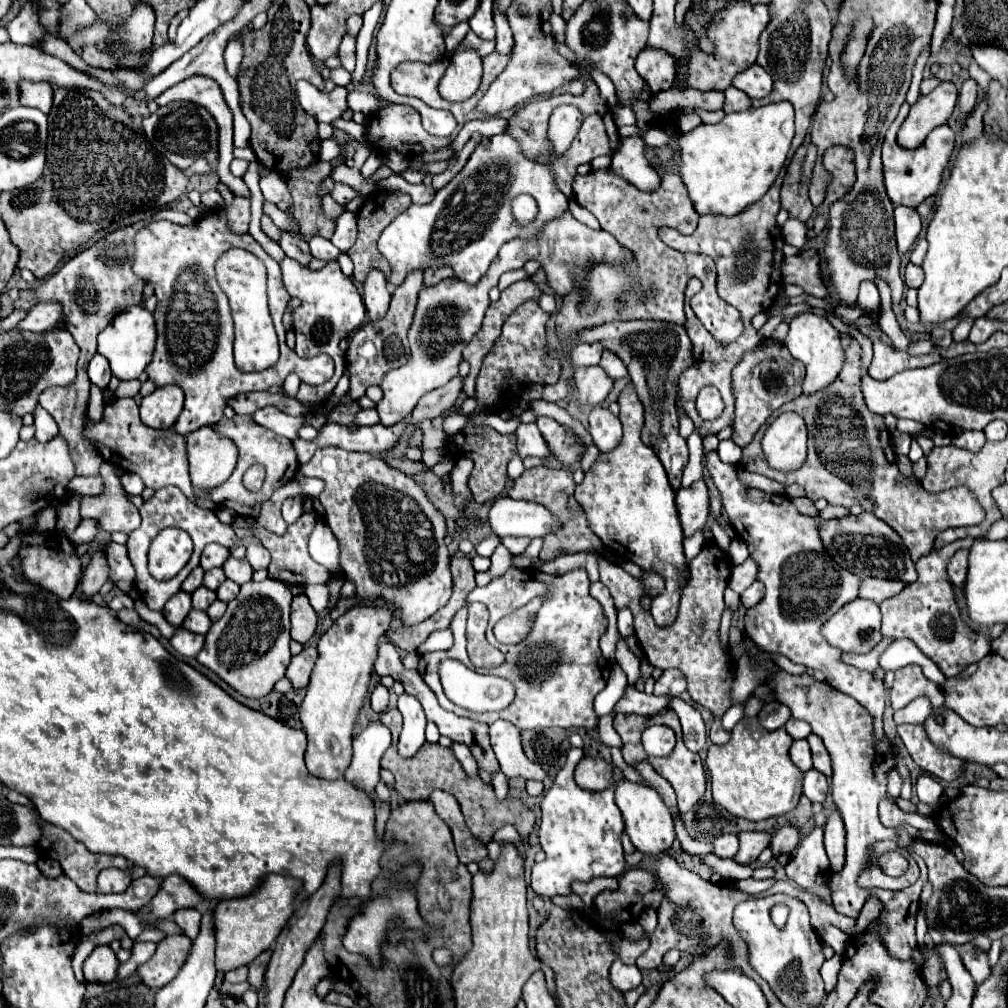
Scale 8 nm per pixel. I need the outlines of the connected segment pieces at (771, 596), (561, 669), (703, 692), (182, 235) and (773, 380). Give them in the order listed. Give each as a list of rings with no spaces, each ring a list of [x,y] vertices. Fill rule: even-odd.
[[[708,451],[704,459],[712,481],[720,491],[728,521],[734,527],[736,537],[748,543],[750,557],[758,563],[758,581],[766,587],[764,599],[746,611],[746,635],[764,651],[786,655],[790,661],[802,663],[810,669],[820,669],[832,689],[854,697],[868,709],[874,719],[874,733],[882,737],[886,695],[882,679],[876,679],[870,671],[846,665],[840,659],[840,649],[830,647],[820,637],[824,621],[828,621],[828,617],[832,617],[848,601],[858,597],[860,579],[828,557],[818,535],[818,519],[798,513],[788,497],[768,495],[760,489],[744,485],[738,479],[738,465],[720,461],[716,451]]]
[[[510,569],[506,575],[492,579],[486,587],[476,587],[468,595],[468,603],[480,601],[488,607],[490,611],[490,625],[488,625],[488,641],[504,653],[504,663],[494,669],[478,669],[480,673],[504,677],[514,683],[516,689],[516,699],[512,705],[508,705],[504,711],[498,713],[472,713],[468,709],[462,709],[454,705],[442,691],[440,677],[438,677],[438,663],[446,657],[458,659],[470,669],[476,669],[472,661],[468,659],[466,653],[466,615],[468,607],[464,605],[452,621],[452,633],[454,633],[454,647],[447,651],[434,651],[434,653],[424,653],[420,655],[420,665],[418,673],[426,675],[426,685],[436,693],[440,705],[446,711],[452,711],[460,717],[467,717],[480,721],[480,723],[494,723],[496,719],[506,719],[514,723],[518,729],[536,729],[536,727],[596,727],[598,717],[594,713],[594,697],[606,687],[610,669],[606,659],[600,653],[600,637],[604,635],[606,629],[606,617],[602,611],[602,605],[590,595],[588,591],[590,579],[586,569],[574,569],[564,575],[542,575],[534,573],[532,569]],[[538,587],[538,591],[534,589]],[[530,591],[530,595],[528,595]],[[538,593],[550,593],[548,603],[544,603],[538,611],[536,625],[532,627],[532,633],[526,635],[524,641],[516,645],[502,645],[496,641],[492,629],[494,625],[520,609],[524,603],[528,603],[532,597]]]
[[[704,545],[704,549],[690,561],[690,581],[682,591],[680,599],[680,611],[678,619],[668,627],[656,627],[650,613],[642,611],[640,597],[644,591],[648,591],[650,597],[662,593],[664,581],[656,573],[644,573],[644,583],[636,581],[632,575],[628,575],[620,565],[610,563],[602,555],[598,555],[598,567],[600,567],[600,581],[610,589],[610,595],[614,597],[616,609],[630,607],[634,613],[634,629],[636,637],[640,641],[640,647],[652,667],[668,669],[676,667],[684,673],[688,681],[688,693],[690,697],[708,707],[715,716],[709,732],[712,743],[726,744],[731,737],[731,732],[721,725],[721,718],[732,705],[730,701],[730,685],[734,681],[734,669],[730,671],[730,659],[722,651],[718,629],[720,629],[720,617],[724,611],[724,587],[728,585],[728,577],[732,571],[732,559],[728,553],[720,551],[716,545]]]
[[[210,211],[192,227],[182,227],[170,221],[154,221],[142,227],[134,237],[132,269],[138,277],[154,285],[154,295],[158,299],[158,307],[154,311],[158,343],[152,363],[146,367],[148,379],[154,381],[154,385],[174,383],[186,393],[186,407],[172,427],[176,433],[186,435],[200,427],[216,425],[224,417],[224,409],[232,397],[238,393],[268,391],[274,385],[280,387],[292,371],[302,383],[308,385],[322,385],[334,375],[334,361],[328,355],[304,359],[286,347],[282,315],[290,295],[282,285],[280,265],[258,245],[252,235],[234,235],[228,229],[222,211]],[[232,247],[250,251],[268,269],[268,307],[280,339],[280,361],[260,373],[240,373],[234,365],[232,315],[228,299],[214,279],[214,263]]]
[[[766,339],[754,351],[744,355],[740,365],[736,365],[734,369],[732,379],[736,391],[736,419],[734,419],[732,441],[738,447],[744,447],[752,441],[754,433],[770,417],[772,411],[802,395],[804,365],[800,365],[800,361],[794,361],[794,357],[782,343]]]

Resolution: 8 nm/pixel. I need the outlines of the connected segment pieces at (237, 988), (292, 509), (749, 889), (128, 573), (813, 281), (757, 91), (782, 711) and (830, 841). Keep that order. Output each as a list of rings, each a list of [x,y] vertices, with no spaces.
[[[223,981],[220,992],[224,995],[228,995],[235,998],[240,998],[242,994],[250,988],[248,982],[240,984],[232,984],[227,981]]]
[[[286,499],[282,505],[282,517],[286,523],[294,523],[302,515],[302,503],[298,499]]]
[[[744,879],[744,881],[738,881],[736,887],[748,895],[758,895],[766,889],[770,889],[774,885],[774,879],[766,879],[766,881],[754,881],[754,879]]]
[[[110,541],[104,551],[106,551],[108,567],[110,567],[110,581],[112,583],[118,583],[118,581],[132,583],[134,581],[134,569],[132,569],[132,563],[130,563],[126,545]]]
[[[808,249],[794,257],[784,257],[782,261],[782,279],[784,283],[800,285],[808,295],[814,297],[826,297],[828,291],[820,279],[820,267],[818,267],[818,253]]]
[[[752,65],[744,73],[740,73],[736,77],[736,81],[732,81],[732,85],[736,89],[744,91],[748,97],[760,99],[772,91],[772,77],[768,77],[768,73],[764,73],[764,69],[760,65]]]
[[[770,701],[770,703],[764,703],[764,707],[760,709],[758,713],[758,721],[764,729],[768,731],[774,731],[774,729],[780,729],[786,721],[790,719],[790,709],[778,701]]]
[[[832,813],[824,825],[824,845],[830,859],[830,871],[838,873],[844,867],[846,841],[844,841],[844,823],[840,813]]]

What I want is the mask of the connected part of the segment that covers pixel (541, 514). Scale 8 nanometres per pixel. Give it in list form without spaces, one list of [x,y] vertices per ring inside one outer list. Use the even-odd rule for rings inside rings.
[[[496,497],[488,513],[488,525],[498,537],[544,537],[558,521],[538,503],[516,501],[510,497]]]

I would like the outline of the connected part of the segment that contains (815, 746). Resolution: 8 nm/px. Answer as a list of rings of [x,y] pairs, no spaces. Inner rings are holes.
[[[810,735],[808,737],[808,743],[810,743],[810,749],[812,749],[812,759],[814,759],[814,767],[824,773],[826,777],[832,775],[832,767],[830,767],[830,757],[828,757],[828,751],[824,749],[824,743],[818,735]]]

